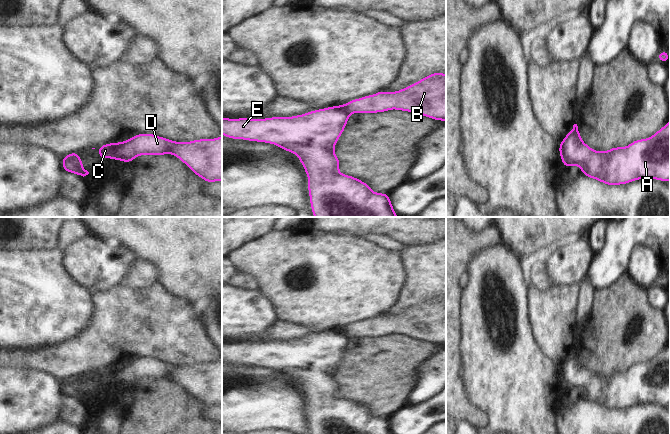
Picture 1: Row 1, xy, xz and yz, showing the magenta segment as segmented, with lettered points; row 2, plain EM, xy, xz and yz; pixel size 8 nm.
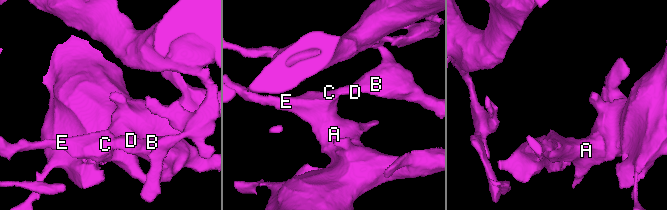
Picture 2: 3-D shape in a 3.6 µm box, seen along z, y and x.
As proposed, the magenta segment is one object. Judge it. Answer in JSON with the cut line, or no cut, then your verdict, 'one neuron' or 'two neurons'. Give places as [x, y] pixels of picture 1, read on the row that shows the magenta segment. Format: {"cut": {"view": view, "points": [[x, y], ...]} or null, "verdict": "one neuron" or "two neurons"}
{"cut": {"view": "xy", "points": [[121, 143], [116, 147], [118, 158]]}, "verdict": "two neurons"}

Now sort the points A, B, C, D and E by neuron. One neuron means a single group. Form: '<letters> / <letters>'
A C E / B D

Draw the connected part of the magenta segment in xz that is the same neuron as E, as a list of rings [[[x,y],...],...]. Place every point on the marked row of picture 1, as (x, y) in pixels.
[[[338,105],[317,109],[303,115],[263,119],[222,118],[222,134],[229,139],[243,139],[274,144],[295,154],[308,177],[308,194],[314,217],[399,217],[388,193],[375,193],[360,179],[339,173],[340,159],[334,147],[343,134],[350,113]]]

